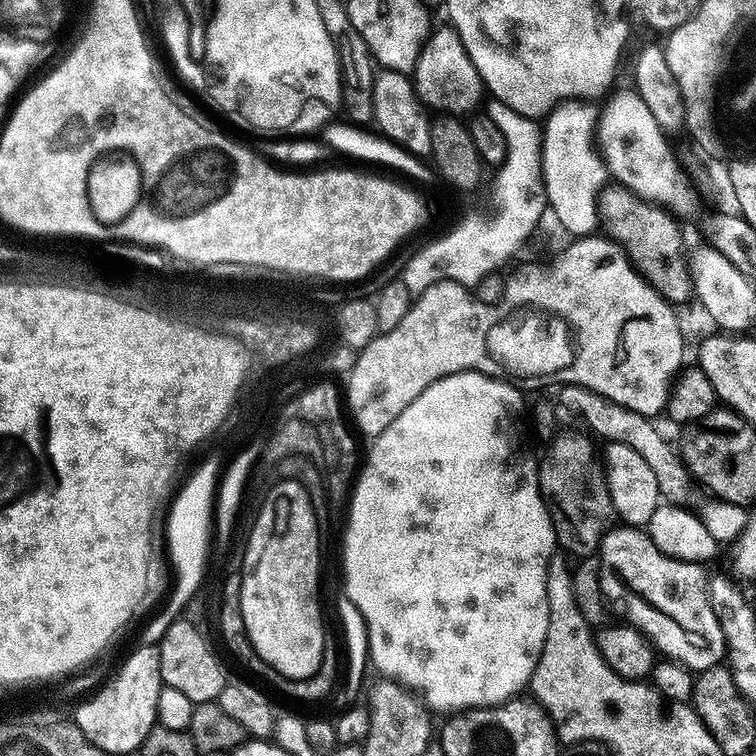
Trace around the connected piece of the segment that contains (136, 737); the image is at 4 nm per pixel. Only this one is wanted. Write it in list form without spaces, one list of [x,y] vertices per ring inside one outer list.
[[[140,644],[129,654],[128,661],[117,670],[113,680],[106,681],[89,700],[77,706],[74,722],[94,746],[109,754],[135,753],[146,734],[157,727],[156,711],[161,687],[160,649],[157,645]]]

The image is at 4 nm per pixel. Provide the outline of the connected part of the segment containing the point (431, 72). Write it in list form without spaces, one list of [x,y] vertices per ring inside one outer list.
[[[451,26],[439,28],[429,35],[416,63],[414,85],[417,97],[425,109],[437,108],[436,112],[440,114],[461,114],[460,112],[468,111],[471,113],[476,110],[471,108],[479,106],[480,95],[485,95],[485,84],[455,29]]]

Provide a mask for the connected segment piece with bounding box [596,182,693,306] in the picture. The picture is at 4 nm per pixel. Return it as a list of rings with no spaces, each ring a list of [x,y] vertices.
[[[612,182],[601,188],[596,197],[596,215],[603,235],[620,246],[633,268],[651,284],[658,295],[664,297],[673,306],[687,302],[688,296],[690,298],[693,295],[693,286],[682,252],[680,256],[680,228],[676,225],[679,223],[665,209],[649,204],[636,197],[628,188],[622,188],[619,184]]]

